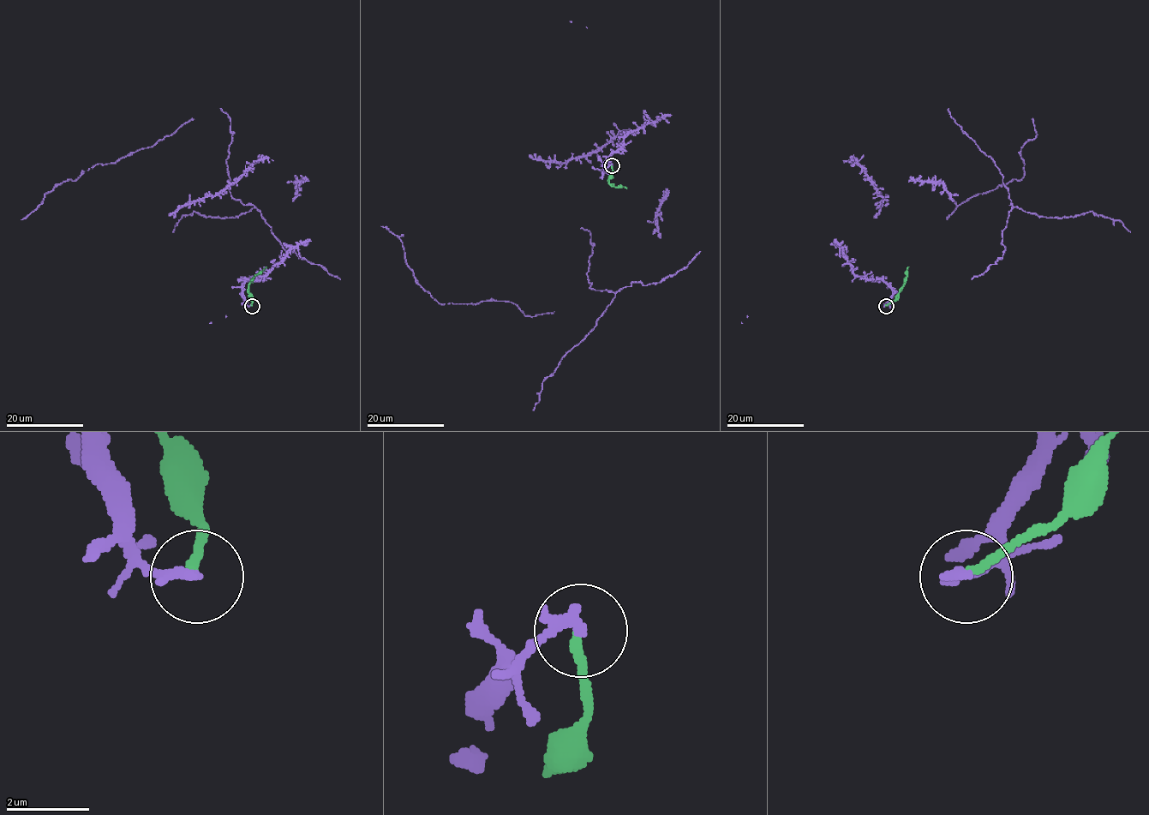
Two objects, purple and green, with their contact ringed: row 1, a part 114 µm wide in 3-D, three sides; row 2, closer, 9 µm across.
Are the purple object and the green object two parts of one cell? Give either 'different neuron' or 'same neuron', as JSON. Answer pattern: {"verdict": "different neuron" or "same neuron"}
{"verdict": "different neuron"}

